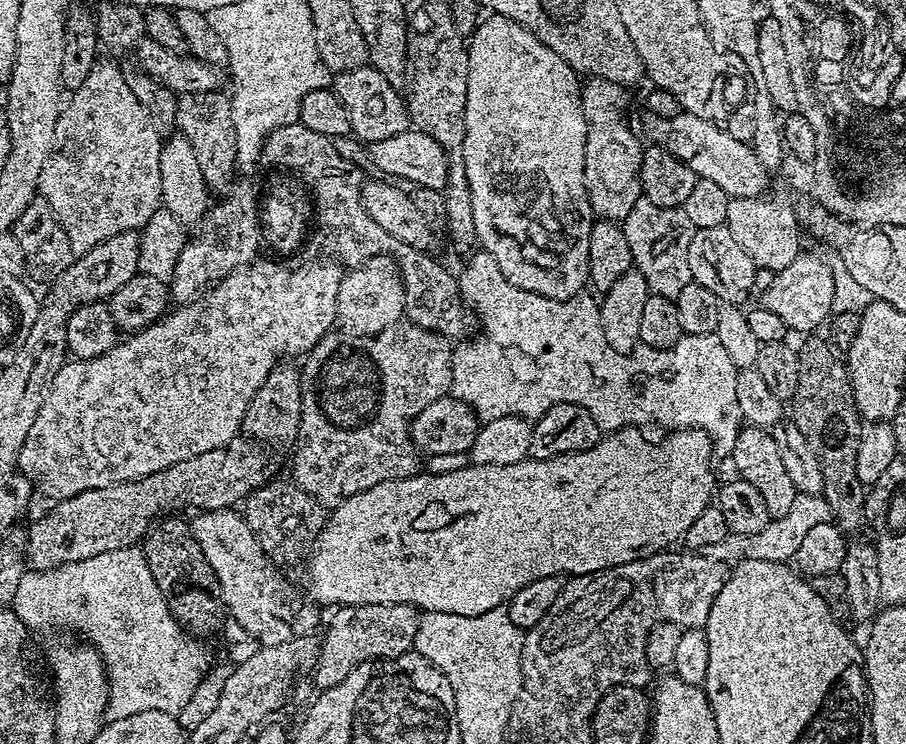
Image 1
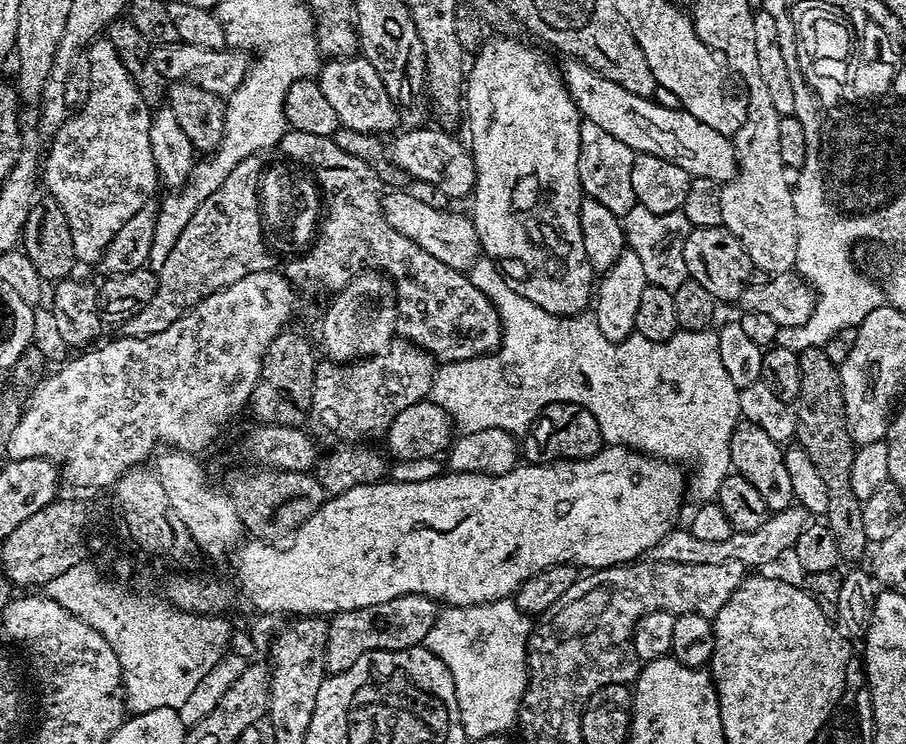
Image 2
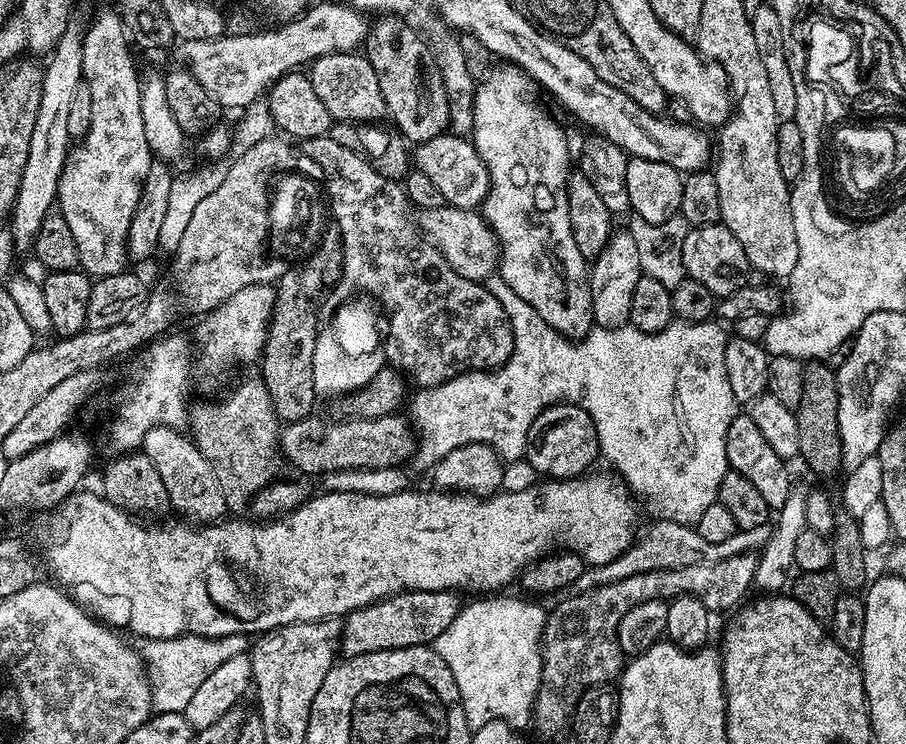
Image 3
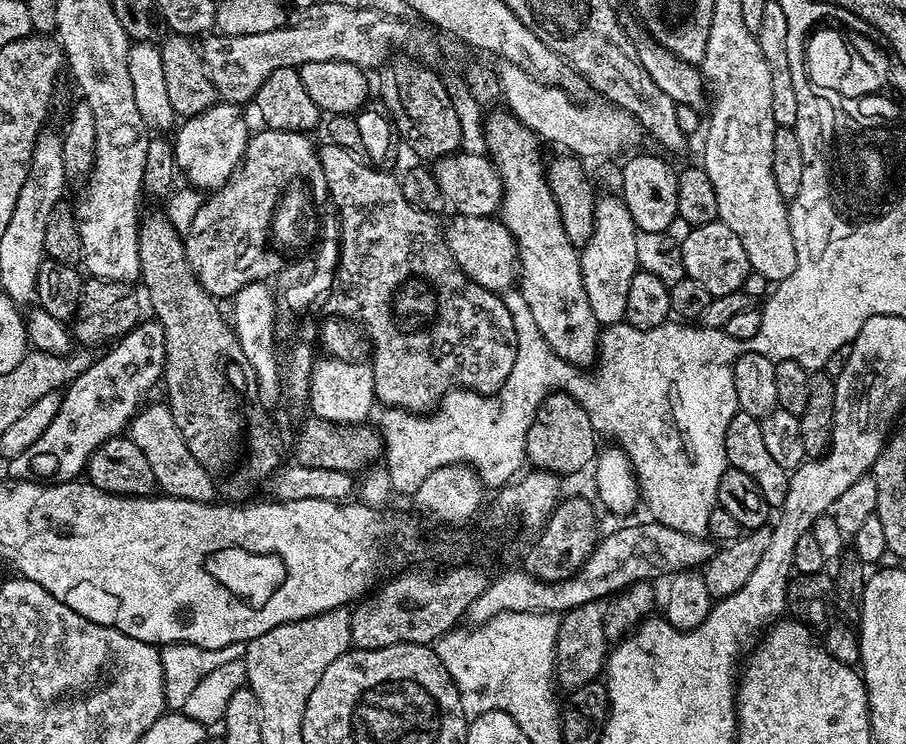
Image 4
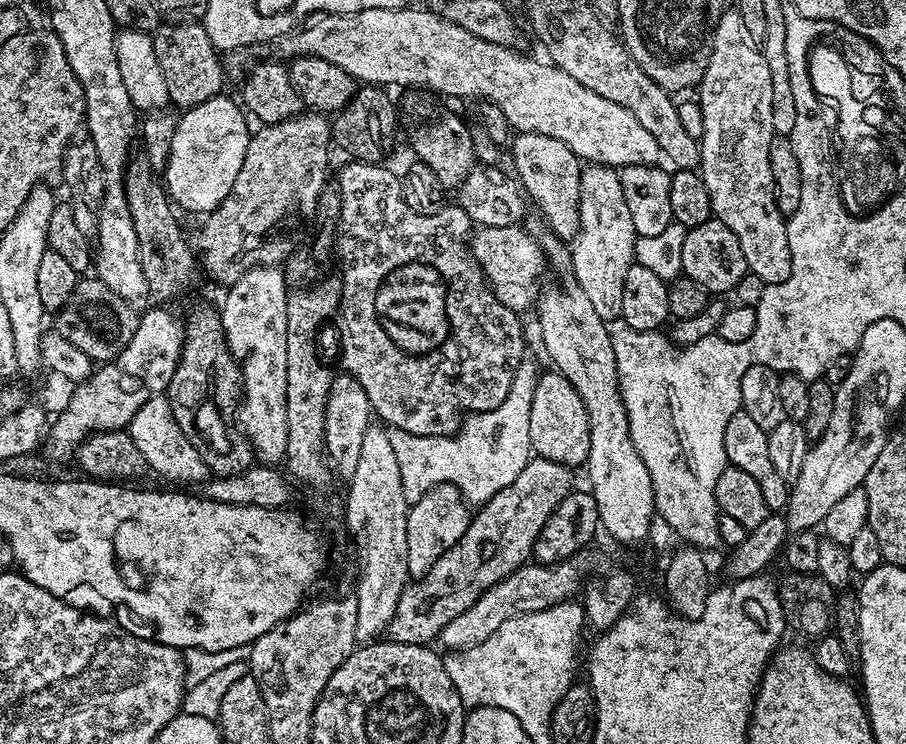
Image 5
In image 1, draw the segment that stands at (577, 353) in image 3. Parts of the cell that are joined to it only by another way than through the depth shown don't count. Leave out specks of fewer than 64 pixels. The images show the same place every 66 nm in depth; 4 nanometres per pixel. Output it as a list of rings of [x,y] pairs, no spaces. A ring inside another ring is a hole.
[[[476,250],[471,253],[468,265],[461,272],[458,272],[460,282],[460,295],[464,298],[464,303],[474,306],[475,315],[478,317],[478,324],[484,327],[484,333],[480,337],[468,338],[463,341],[464,344],[453,347],[452,350],[452,386],[451,395],[457,400],[466,402],[480,417],[481,421],[487,422],[497,420],[498,418],[506,418],[507,416],[522,416],[529,422],[535,422],[546,410],[550,410],[550,406],[555,404],[577,404],[586,410],[590,410],[590,414],[594,418],[594,422],[598,422],[601,433],[616,432],[620,428],[631,428],[633,426],[645,426],[644,424],[661,424],[664,430],[679,430],[682,428],[701,428],[712,442],[713,449],[717,453],[731,454],[734,450],[734,438],[738,438],[742,427],[742,417],[736,410],[736,382],[735,379],[728,378],[724,380],[724,368],[726,364],[723,359],[712,360],[712,348],[714,352],[714,340],[712,336],[681,336],[680,340],[674,346],[669,348],[645,348],[637,346],[630,352],[615,352],[606,342],[606,338],[602,334],[602,322],[600,321],[600,305],[595,295],[581,294],[570,298],[569,300],[551,300],[545,296],[534,294],[530,290],[522,290],[518,286],[514,286],[502,274],[502,270],[498,270],[498,262],[494,262],[494,258],[490,253],[483,250]]]

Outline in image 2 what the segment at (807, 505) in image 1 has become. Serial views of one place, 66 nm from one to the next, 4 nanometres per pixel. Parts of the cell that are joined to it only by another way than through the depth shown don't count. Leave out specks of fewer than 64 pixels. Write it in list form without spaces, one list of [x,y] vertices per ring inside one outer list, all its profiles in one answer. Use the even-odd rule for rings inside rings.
[[[793,506],[774,512],[769,515],[758,530],[749,532],[732,532],[726,542],[698,542],[694,534],[687,530],[673,530],[665,534],[662,542],[653,546],[650,553],[653,560],[665,560],[666,562],[682,562],[686,566],[710,566],[718,562],[742,562],[745,569],[756,570],[759,564],[772,564],[784,551],[795,549],[798,534],[809,523],[810,517],[803,508]]]

